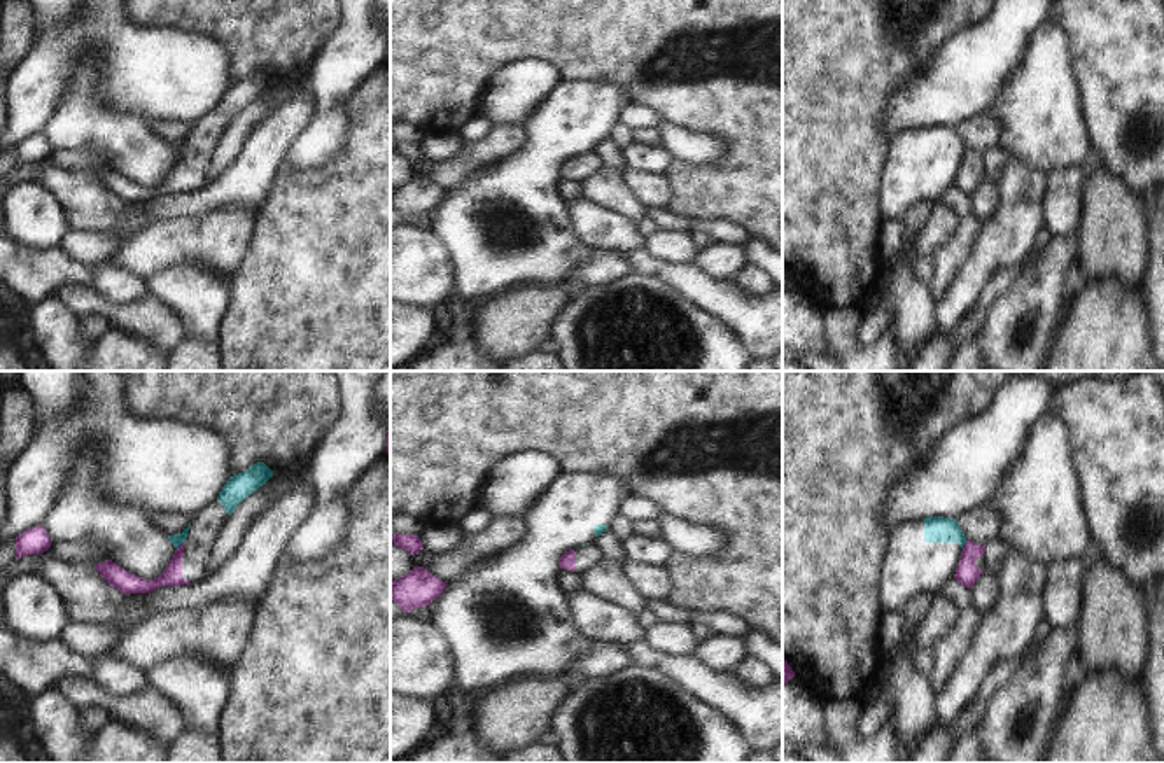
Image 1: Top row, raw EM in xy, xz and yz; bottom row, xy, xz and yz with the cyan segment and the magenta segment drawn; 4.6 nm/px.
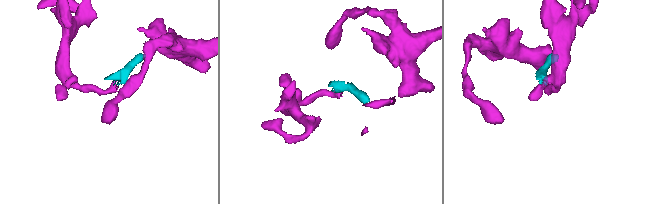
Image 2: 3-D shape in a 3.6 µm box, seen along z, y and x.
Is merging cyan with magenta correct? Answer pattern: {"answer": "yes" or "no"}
{"answer": "no"}

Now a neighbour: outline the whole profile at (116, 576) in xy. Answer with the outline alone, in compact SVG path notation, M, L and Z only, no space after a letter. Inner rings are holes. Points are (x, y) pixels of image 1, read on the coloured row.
M182 542L177 548L175 555L172 556L163 574L154 579L138 578L124 570L117 564L114 564L112 560L95 564L95 567L110 586L128 595L130 593L149 593L161 586L193 584L191 581L186 581L182 578L184 544L186 542Z

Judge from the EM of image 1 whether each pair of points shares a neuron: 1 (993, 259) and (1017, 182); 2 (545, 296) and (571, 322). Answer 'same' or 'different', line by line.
1: same
2: different

